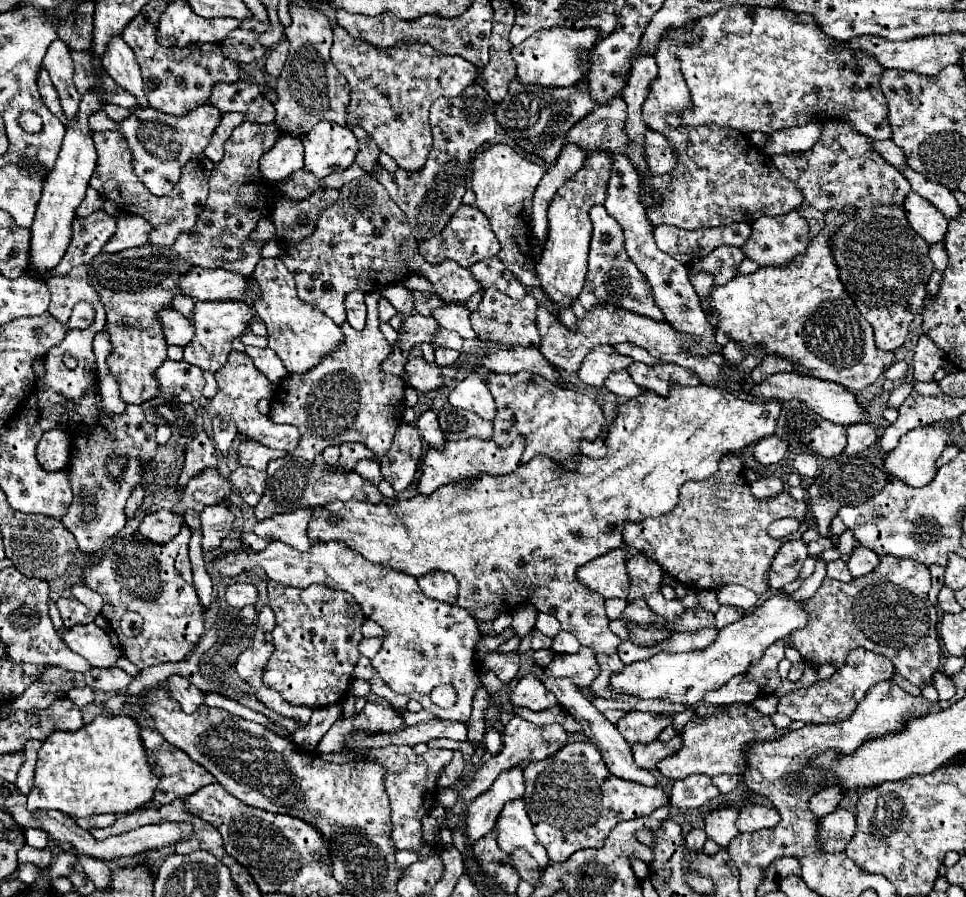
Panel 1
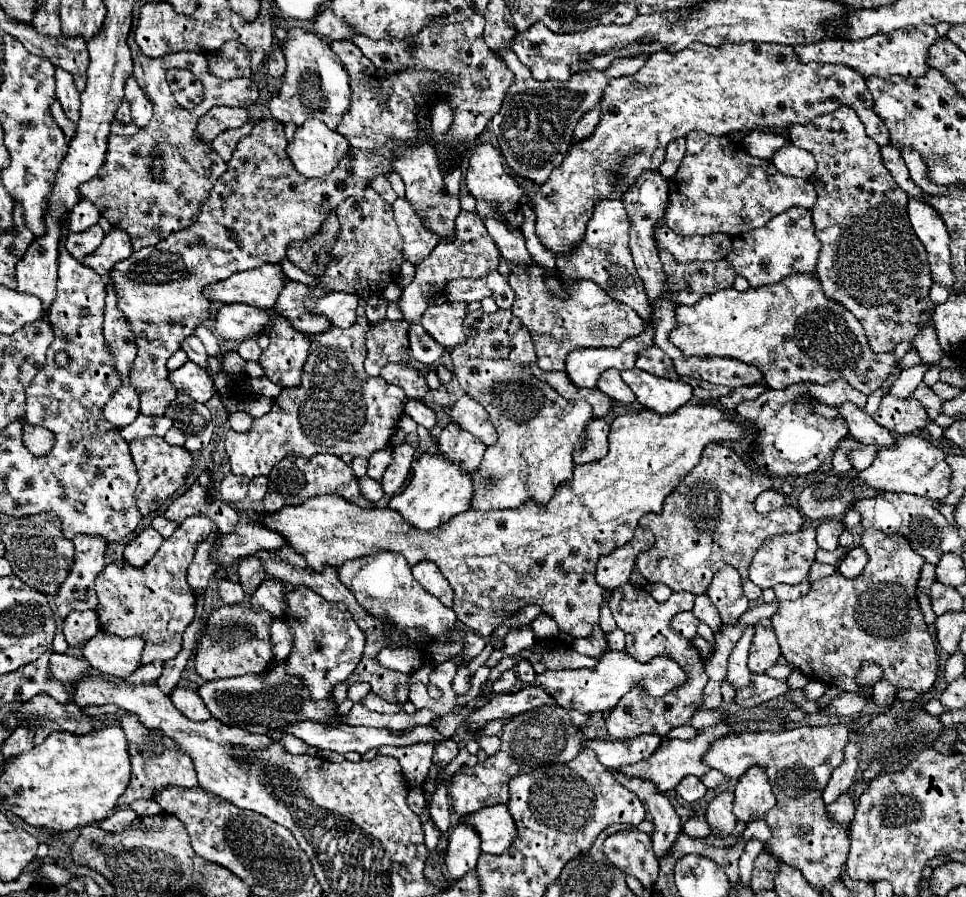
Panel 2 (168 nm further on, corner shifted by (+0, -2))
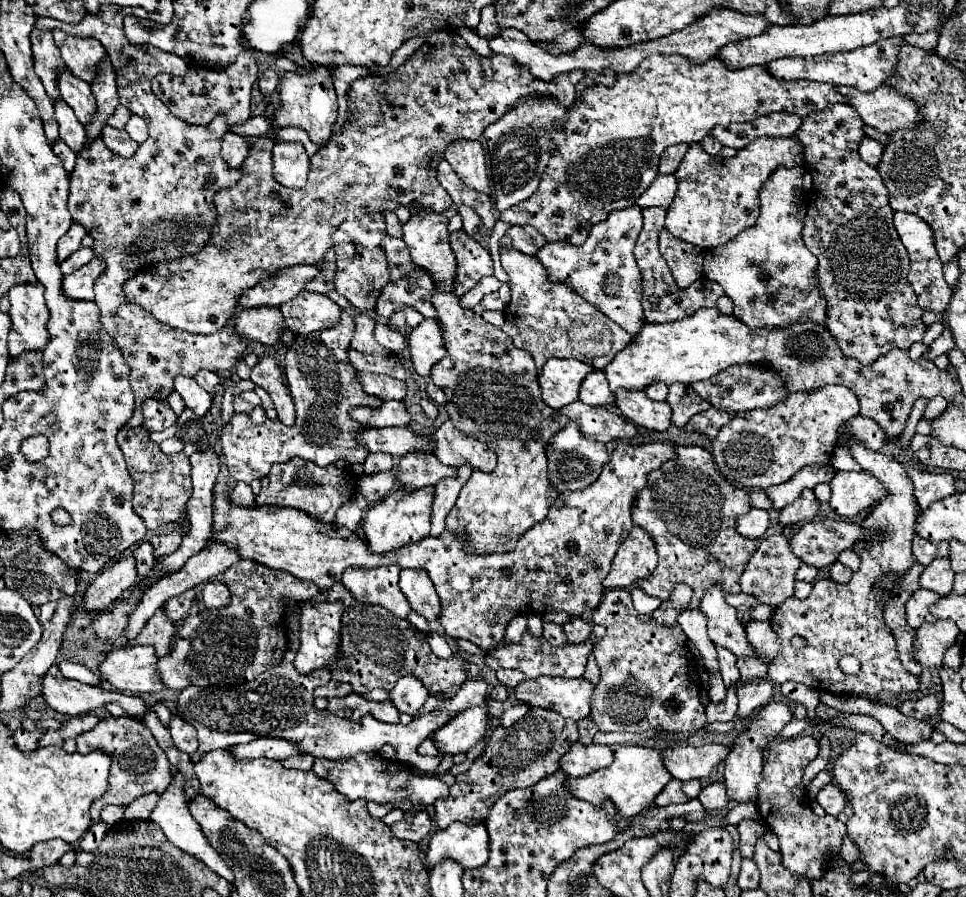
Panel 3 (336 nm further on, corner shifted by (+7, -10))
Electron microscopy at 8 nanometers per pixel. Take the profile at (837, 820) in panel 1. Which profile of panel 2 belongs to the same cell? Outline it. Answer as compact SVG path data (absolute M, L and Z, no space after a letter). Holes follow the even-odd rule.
M842 792L832 804L826 804L826 810L828 810L830 818L834 818L834 822L838 822L842 826L850 826L852 818L854 818L854 802L848 792Z

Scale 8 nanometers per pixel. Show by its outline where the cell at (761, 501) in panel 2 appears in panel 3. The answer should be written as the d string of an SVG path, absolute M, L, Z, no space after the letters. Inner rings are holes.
M751 508L737 522L739 534L749 536L749 538L763 538L767 526L769 526L769 512L767 510L759 510L759 508Z

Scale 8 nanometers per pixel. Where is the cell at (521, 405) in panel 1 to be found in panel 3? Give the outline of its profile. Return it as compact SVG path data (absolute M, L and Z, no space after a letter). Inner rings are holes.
M411 204L409 208L415 212L403 224L403 240L413 262L425 268L435 280L437 292L433 302L447 346L447 356L431 370L433 384L447 394L447 412L455 428L481 438L499 460L493 472L473 470L469 482L461 488L455 508L447 514L447 528L469 534L469 552L507 552L515 548L523 532L547 518L549 508L559 496L549 482L547 446L569 418L543 404L531 354L519 350L501 328L487 324L479 314L459 306L459 298L451 292L455 254L449 244L449 218L441 212L429 212L419 204Z

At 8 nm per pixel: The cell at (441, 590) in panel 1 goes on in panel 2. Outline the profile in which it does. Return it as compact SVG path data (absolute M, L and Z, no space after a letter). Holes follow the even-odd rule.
M420 562L418 566L412 566L412 574L426 592L436 596L444 606L452 606L452 588L434 562Z

